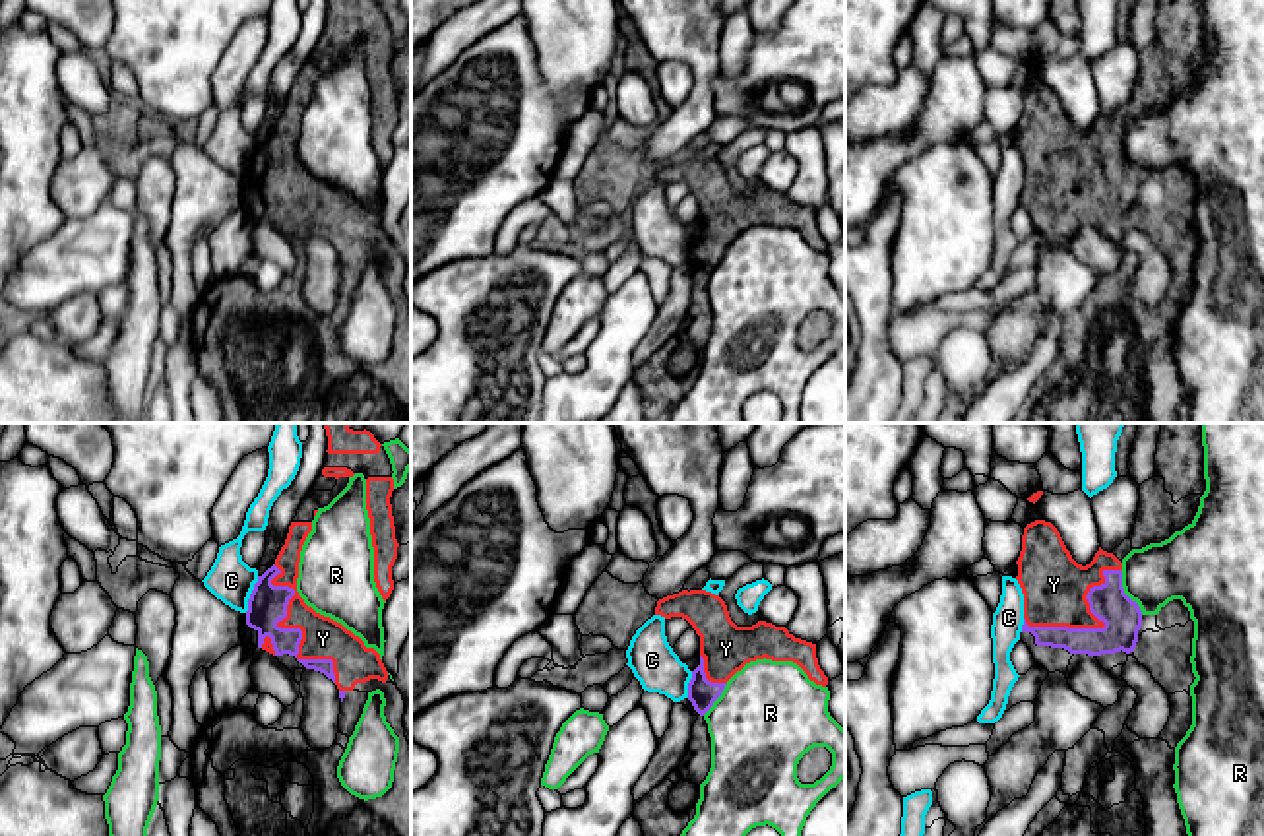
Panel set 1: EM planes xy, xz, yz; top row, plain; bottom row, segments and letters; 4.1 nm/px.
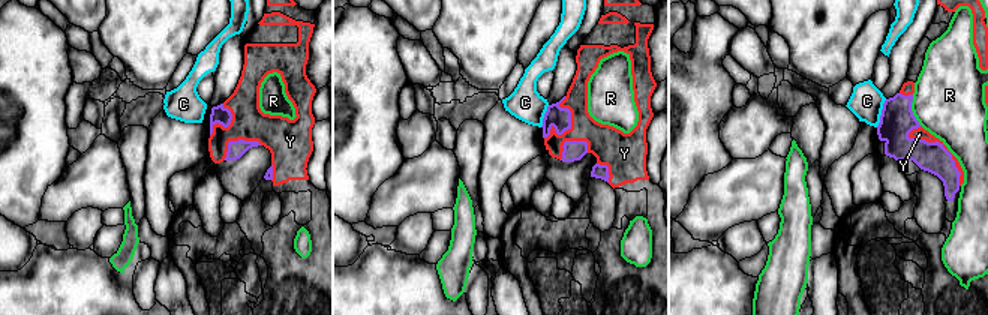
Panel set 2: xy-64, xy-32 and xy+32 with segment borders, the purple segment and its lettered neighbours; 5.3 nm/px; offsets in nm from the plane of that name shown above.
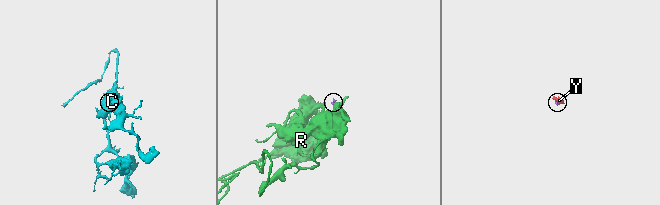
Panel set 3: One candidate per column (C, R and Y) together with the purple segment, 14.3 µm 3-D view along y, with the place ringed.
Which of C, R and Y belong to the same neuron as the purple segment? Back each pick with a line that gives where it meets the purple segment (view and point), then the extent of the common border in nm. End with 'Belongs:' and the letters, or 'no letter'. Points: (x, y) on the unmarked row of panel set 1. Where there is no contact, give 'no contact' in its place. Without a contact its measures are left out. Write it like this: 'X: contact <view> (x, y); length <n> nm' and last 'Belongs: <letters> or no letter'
Y: contact xy (293, 194); length 550 nm
Belongs: Y

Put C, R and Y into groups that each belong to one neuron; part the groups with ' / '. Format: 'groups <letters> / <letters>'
groups C / R / Y

